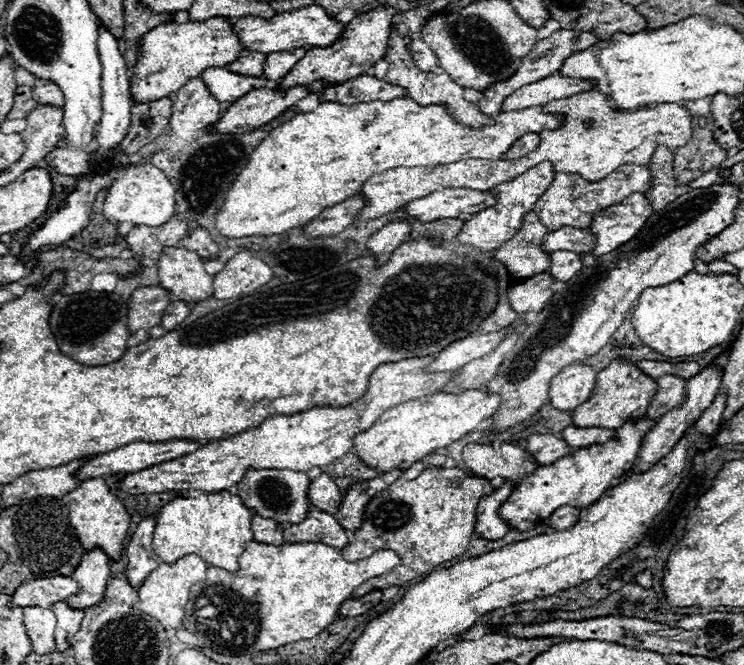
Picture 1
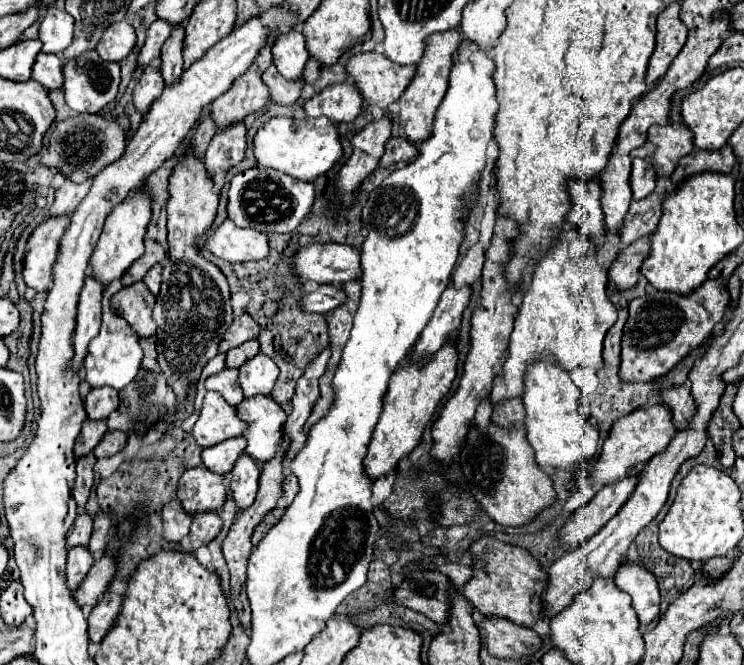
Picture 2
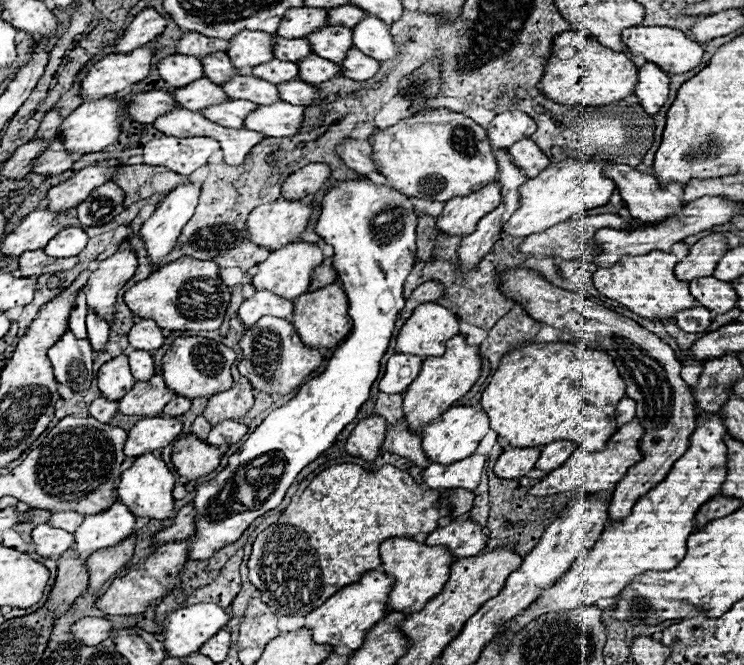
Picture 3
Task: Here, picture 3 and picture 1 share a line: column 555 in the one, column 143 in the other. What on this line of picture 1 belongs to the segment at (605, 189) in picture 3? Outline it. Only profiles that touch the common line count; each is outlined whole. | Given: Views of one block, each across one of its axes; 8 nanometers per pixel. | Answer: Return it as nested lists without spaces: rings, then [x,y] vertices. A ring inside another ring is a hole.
[[[152,164],[126,166],[116,170],[116,180],[112,182],[106,202],[104,202],[104,218],[112,224],[130,222],[134,226],[160,226],[166,224],[176,212],[176,188],[170,184],[166,174]]]

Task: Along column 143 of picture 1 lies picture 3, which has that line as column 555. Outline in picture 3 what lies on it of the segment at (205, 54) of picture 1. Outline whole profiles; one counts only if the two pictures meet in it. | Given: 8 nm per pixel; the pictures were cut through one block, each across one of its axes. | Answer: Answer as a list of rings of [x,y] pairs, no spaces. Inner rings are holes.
[[[572,30],[554,38],[554,56],[550,64],[546,64],[546,76],[540,80],[538,88],[558,104],[606,106],[634,94],[636,84],[638,68],[628,60],[624,52],[614,52],[598,44],[586,32]]]

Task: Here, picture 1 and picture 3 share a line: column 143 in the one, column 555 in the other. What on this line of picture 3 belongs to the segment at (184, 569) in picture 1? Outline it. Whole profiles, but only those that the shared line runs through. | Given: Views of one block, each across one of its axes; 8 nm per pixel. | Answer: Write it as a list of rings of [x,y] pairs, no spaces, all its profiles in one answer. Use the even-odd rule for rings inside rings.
[[[702,412],[696,420],[696,430],[690,436],[690,448],[682,458],[674,462],[670,474],[634,504],[630,516],[606,528],[594,548],[582,554],[572,564],[570,572],[562,576],[562,580],[546,588],[542,596],[536,598],[522,614],[502,624],[500,634],[506,628],[518,632],[522,624],[528,624],[548,612],[584,608],[596,604],[600,598],[618,596],[634,580],[634,576],[640,576],[648,570],[664,572],[674,568],[686,556],[686,540],[694,532],[694,516],[698,508],[706,504],[706,500],[718,496],[726,480],[728,448],[724,434],[724,418],[720,414]]]

